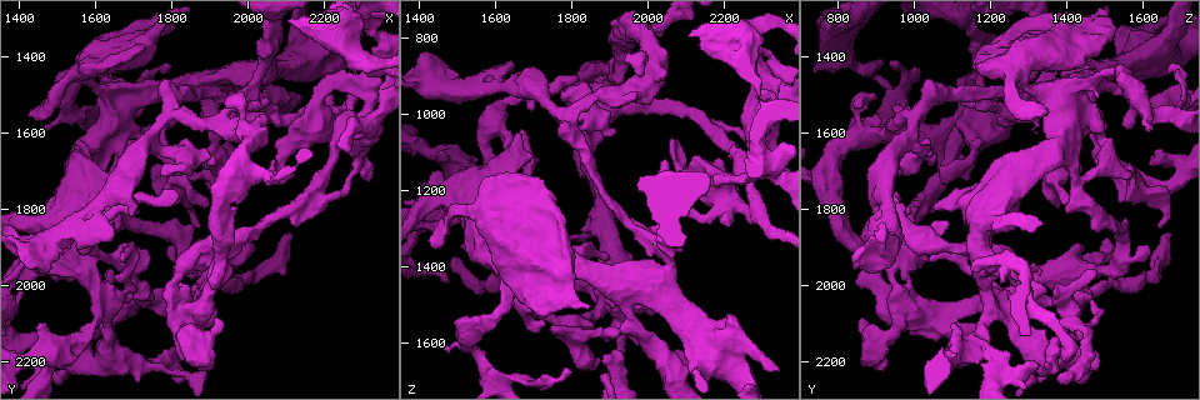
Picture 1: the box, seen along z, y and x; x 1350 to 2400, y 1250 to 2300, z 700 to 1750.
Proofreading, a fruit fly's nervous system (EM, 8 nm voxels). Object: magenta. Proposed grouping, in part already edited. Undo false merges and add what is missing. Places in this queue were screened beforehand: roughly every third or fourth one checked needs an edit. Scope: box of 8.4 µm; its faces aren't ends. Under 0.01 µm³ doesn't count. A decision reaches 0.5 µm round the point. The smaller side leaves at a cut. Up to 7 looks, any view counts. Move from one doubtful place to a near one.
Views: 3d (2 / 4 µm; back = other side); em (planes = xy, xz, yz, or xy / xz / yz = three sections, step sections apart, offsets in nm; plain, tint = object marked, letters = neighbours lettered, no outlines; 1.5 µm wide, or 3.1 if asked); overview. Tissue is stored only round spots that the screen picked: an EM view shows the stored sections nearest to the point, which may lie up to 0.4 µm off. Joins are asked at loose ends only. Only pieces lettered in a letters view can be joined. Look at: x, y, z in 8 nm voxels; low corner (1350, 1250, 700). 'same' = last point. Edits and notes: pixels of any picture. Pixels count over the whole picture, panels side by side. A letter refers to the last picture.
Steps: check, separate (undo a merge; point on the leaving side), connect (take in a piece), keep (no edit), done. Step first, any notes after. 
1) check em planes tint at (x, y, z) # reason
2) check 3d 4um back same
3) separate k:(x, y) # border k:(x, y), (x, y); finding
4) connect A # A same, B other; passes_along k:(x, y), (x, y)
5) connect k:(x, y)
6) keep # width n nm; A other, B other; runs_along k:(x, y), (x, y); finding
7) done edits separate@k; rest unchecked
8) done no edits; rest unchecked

check em xy step 8 letters at (1445, 1555, 1345) # branch stops here

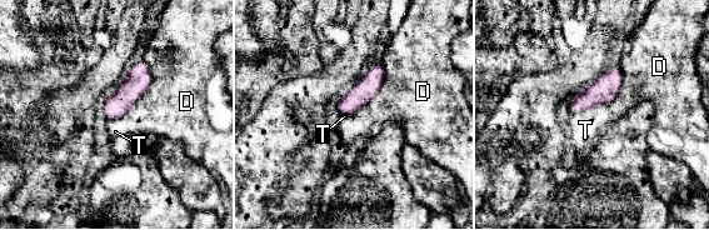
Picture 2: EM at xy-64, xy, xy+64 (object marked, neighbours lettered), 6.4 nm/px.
check em xz step 4 letters same

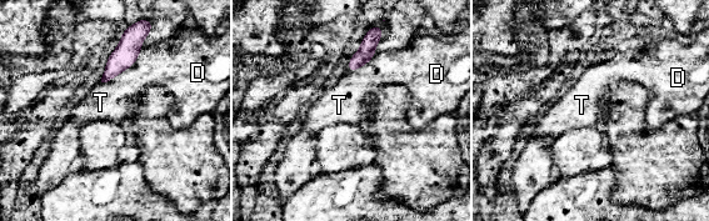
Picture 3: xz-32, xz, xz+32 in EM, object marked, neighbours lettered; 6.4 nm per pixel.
keep # D other, T other; border 3:(109, 80), (101, 83); no lettered piece goes on from it

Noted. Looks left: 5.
check 3d 4um at (1630, 1425, 1445) # thick end

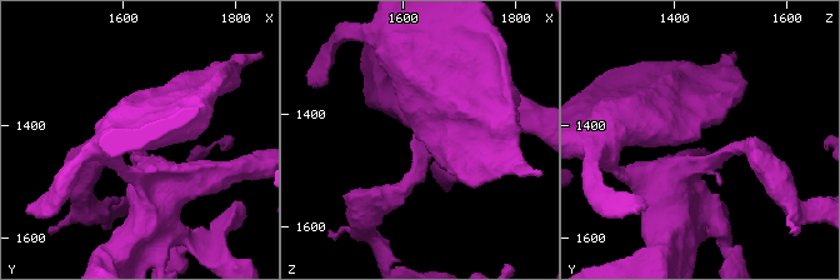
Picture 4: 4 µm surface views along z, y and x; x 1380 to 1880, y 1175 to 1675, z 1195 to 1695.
check em planes plain at (1635, 1425, 1445) # shape alone is not enough

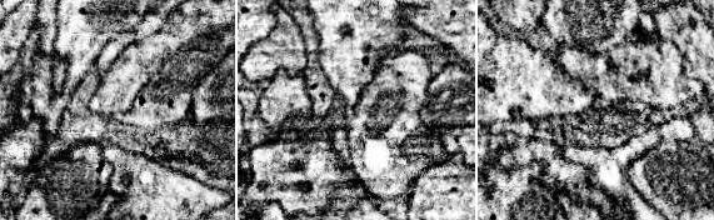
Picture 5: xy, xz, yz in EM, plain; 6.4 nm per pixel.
check em planes letters same # see the neighbours

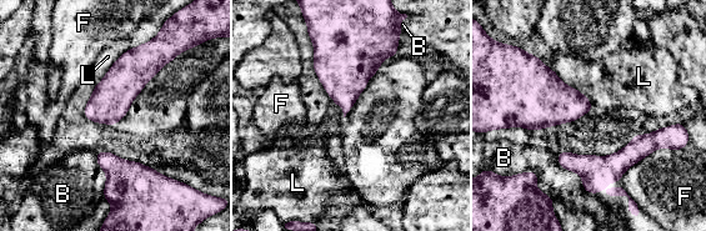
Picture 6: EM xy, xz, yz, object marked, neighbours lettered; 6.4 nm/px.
keep # B other, F other, L other; border 6:(143, 43), (125, 50), (95, 85); no lettered piece goes on from it

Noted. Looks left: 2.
check em xz step 4 tint at (1670, 1930, 1040) # free end

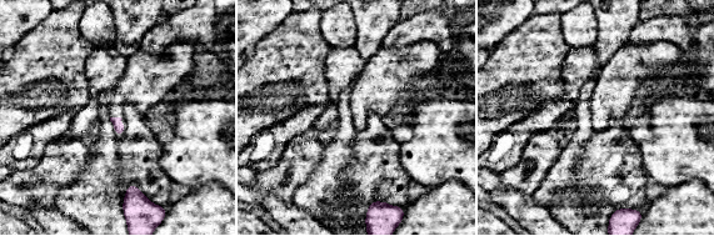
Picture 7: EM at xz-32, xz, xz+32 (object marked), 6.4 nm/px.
check em planes letters same

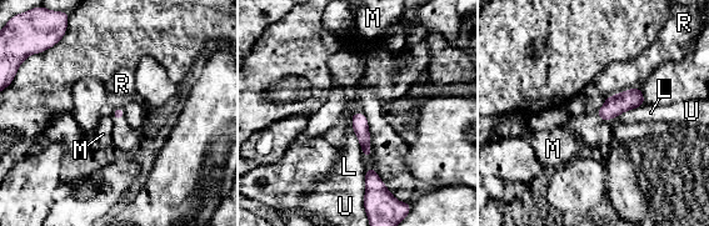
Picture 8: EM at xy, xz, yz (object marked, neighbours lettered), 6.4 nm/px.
keep # L other, M other, R other, U other; border 8:(647, 105), (625, 110), (607, 120); no lettered piece goes on from it

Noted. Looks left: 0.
done no edits; rest unchecked

